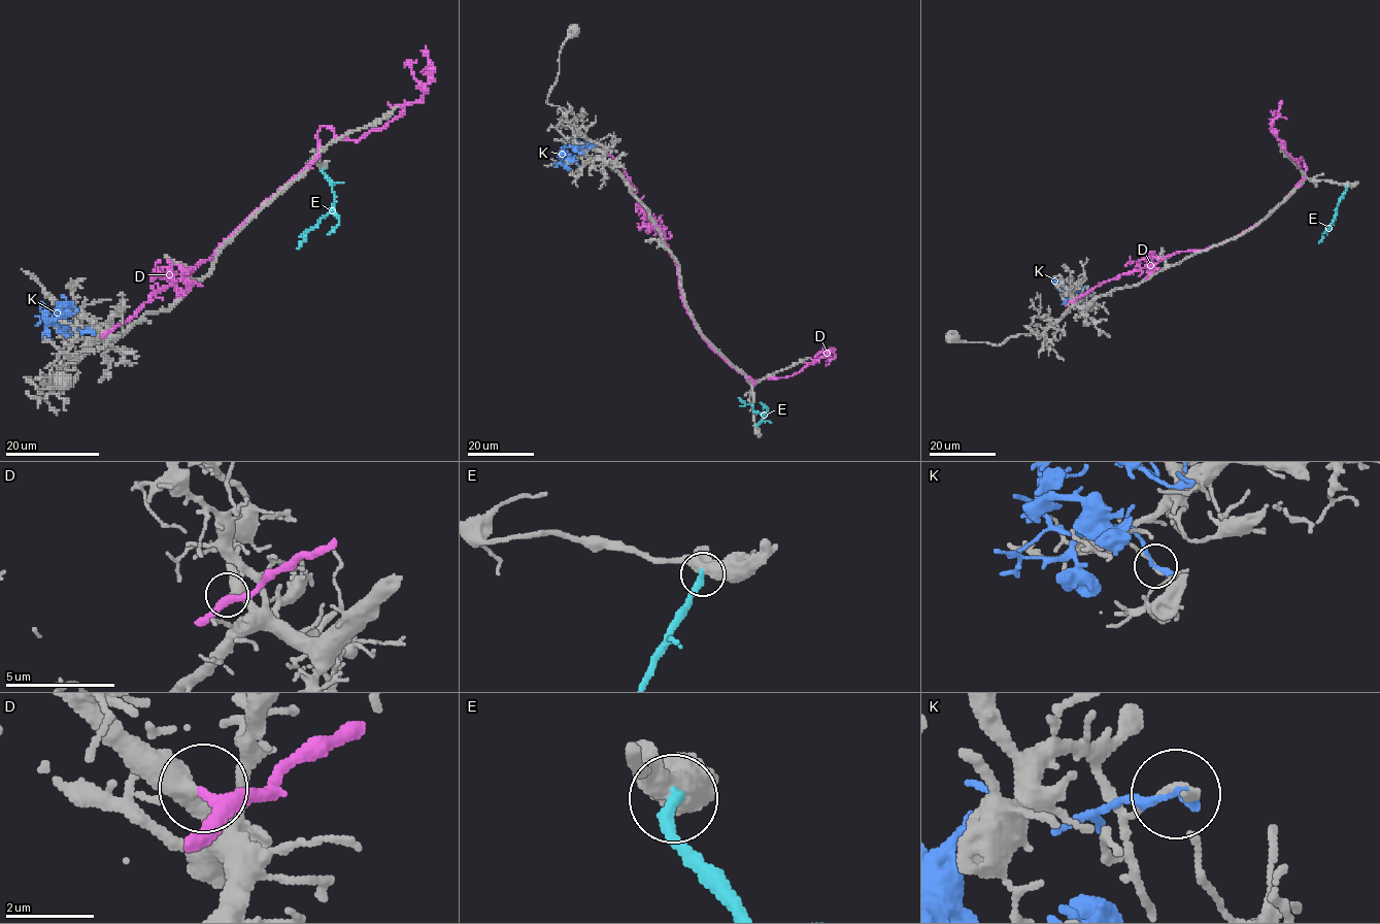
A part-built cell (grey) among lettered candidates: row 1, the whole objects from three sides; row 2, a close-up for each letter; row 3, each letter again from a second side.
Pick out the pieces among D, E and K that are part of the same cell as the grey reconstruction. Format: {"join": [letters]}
{"join": []}

